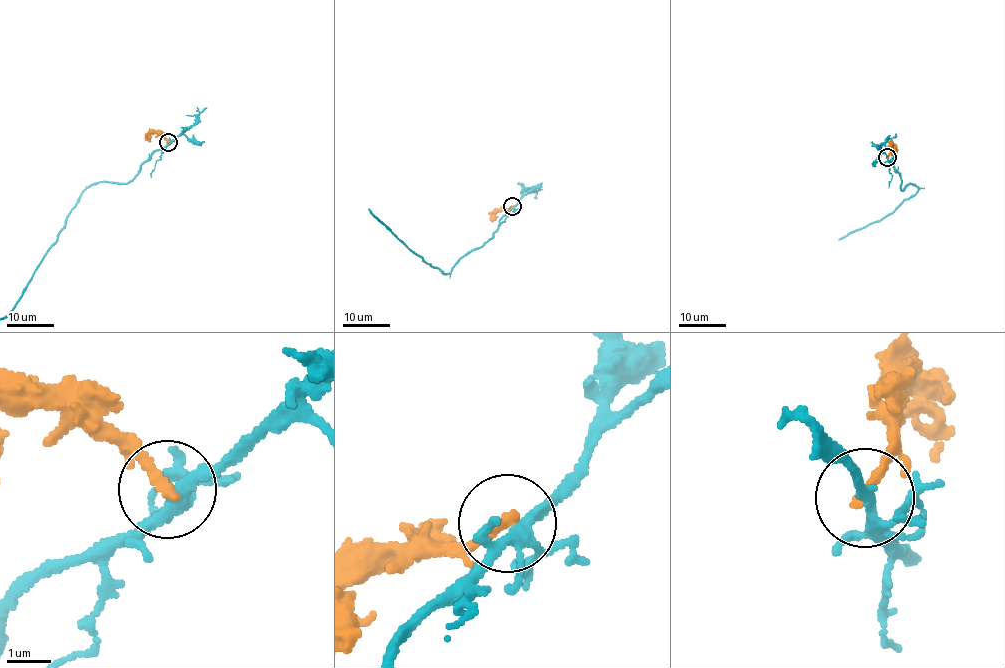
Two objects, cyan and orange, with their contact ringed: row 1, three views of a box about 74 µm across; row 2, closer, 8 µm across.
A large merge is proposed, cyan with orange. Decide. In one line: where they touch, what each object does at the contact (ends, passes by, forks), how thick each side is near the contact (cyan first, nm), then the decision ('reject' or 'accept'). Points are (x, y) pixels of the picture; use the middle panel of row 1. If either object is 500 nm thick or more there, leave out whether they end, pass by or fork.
at (512, 206); cyan forks there; orange ends there; 220 nm thick on the cyan side, 240 nm on the other; reject

